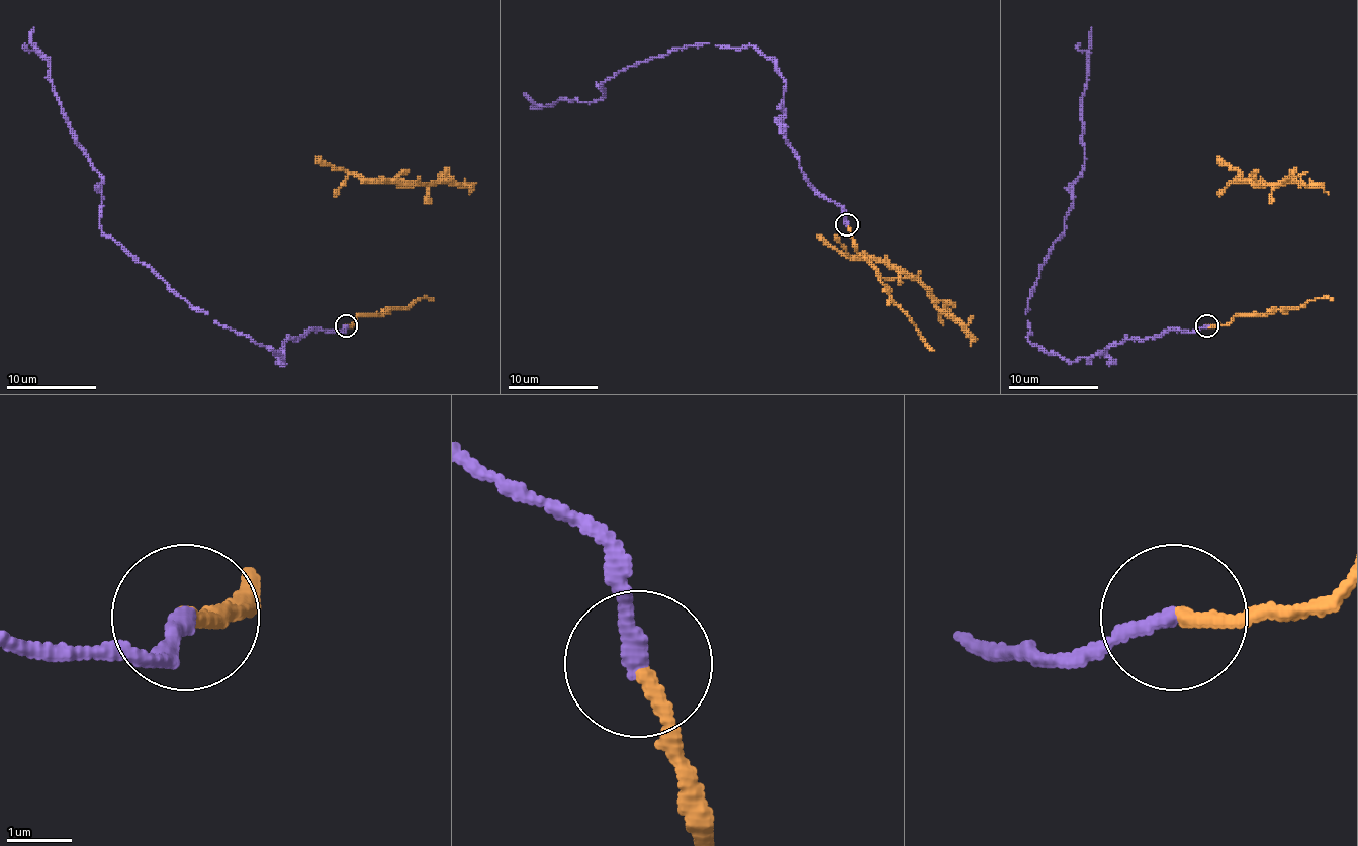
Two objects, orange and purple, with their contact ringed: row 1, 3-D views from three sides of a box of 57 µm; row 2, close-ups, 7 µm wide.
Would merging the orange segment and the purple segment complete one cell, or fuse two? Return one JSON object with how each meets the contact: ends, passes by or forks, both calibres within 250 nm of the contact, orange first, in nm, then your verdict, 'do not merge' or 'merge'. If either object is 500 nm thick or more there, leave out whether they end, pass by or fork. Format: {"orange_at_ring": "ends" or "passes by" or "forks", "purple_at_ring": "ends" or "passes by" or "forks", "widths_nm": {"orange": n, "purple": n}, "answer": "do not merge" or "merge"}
{"orange_at_ring": "ends", "purple_at_ring": "ends", "widths_nm": {"orange": 240, "purple": 280}, "answer": "merge"}

